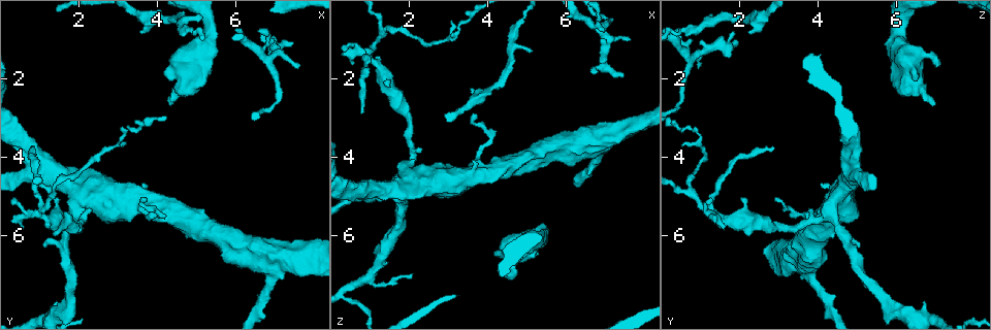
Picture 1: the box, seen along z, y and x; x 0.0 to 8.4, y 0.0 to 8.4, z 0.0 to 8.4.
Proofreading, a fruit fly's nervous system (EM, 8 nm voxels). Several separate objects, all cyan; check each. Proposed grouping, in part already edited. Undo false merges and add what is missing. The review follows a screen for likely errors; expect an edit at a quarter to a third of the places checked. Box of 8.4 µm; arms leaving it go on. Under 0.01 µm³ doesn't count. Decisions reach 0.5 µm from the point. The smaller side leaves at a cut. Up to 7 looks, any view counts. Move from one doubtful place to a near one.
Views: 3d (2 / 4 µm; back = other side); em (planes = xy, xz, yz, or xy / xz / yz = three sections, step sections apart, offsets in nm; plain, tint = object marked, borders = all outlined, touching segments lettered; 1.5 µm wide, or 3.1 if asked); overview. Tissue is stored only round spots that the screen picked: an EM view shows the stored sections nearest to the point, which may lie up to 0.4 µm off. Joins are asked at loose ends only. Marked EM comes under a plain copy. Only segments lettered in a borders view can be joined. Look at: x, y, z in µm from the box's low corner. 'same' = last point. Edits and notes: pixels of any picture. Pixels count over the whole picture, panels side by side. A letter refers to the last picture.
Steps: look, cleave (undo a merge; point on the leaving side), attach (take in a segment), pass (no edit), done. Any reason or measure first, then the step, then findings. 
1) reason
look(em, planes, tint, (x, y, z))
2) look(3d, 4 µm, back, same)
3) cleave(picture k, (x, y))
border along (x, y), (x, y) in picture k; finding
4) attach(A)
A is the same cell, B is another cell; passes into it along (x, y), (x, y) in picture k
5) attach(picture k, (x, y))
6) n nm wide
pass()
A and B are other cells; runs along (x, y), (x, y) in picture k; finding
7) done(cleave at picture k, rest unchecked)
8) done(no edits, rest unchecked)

an open end
look(em, planes, tint, (4.35, 2.70, 6.95))

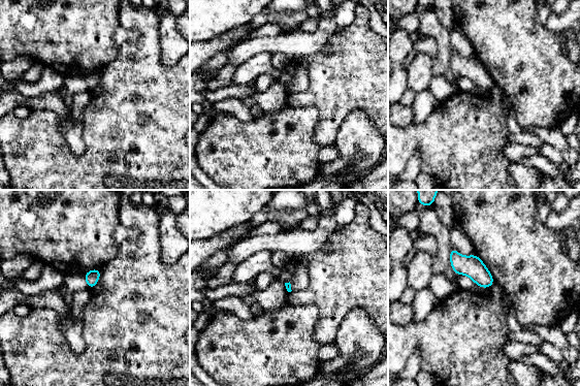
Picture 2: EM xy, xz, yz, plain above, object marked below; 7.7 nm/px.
see the neighbours
look(em, planes, borders, same)

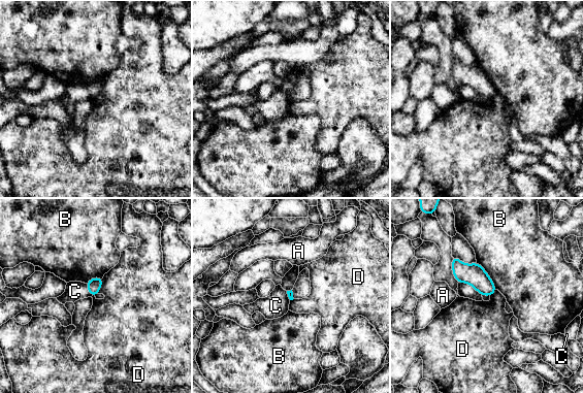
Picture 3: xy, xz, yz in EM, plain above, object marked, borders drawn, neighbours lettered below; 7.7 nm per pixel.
pass()
A, B, C and D are other cells; none of them fits

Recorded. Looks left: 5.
thick turns thin
look(3d, 2 µm, back, (2.00, 5.85, 3.00))

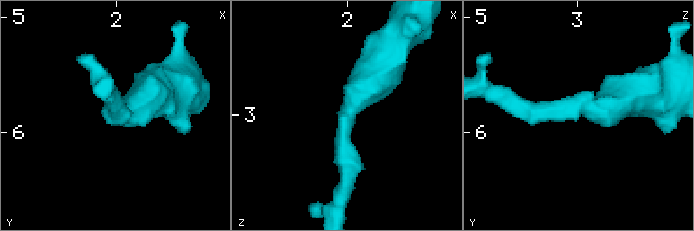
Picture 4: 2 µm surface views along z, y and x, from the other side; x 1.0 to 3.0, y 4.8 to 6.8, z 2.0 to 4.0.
now the EM
look(em, yz, step 8, tint, (1.98, 5.78, 3.00))

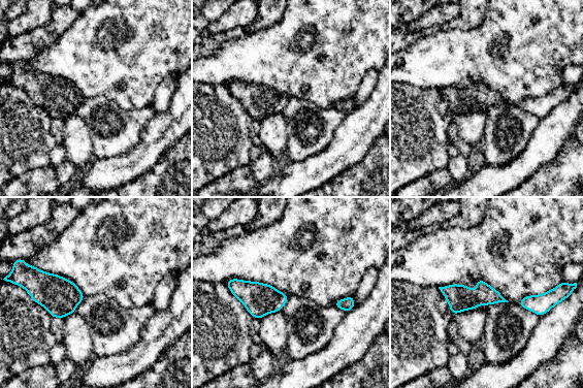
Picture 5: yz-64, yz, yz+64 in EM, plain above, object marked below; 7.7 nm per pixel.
look(em, planes, borders, same)

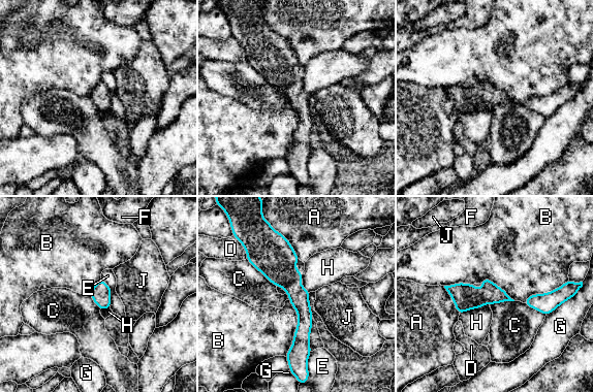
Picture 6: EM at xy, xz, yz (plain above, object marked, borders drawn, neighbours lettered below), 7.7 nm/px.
B touches over 440 nm
pass()
A, B, C, D, E, F, G, H and J are other cells; border along (246, 259), (276, 287) in picture 6; all the same neuron

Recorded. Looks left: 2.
done(no edits, rest unchecked)

